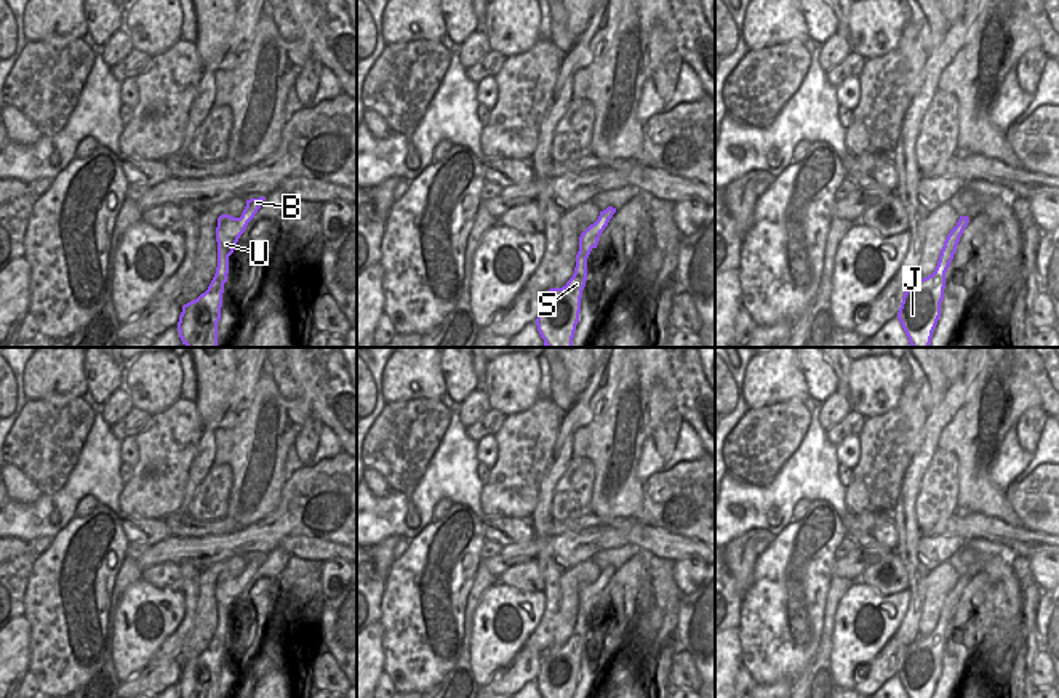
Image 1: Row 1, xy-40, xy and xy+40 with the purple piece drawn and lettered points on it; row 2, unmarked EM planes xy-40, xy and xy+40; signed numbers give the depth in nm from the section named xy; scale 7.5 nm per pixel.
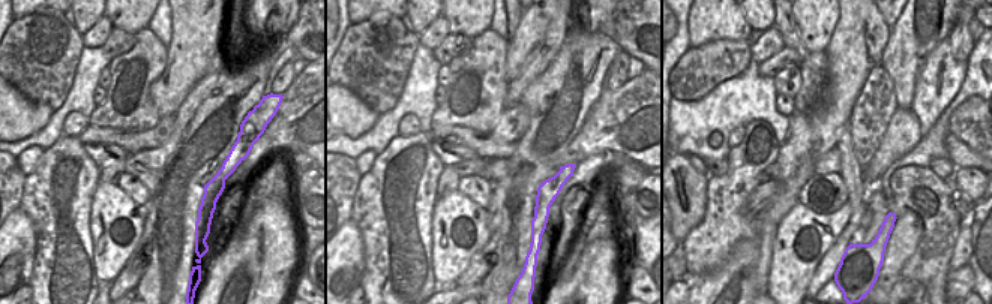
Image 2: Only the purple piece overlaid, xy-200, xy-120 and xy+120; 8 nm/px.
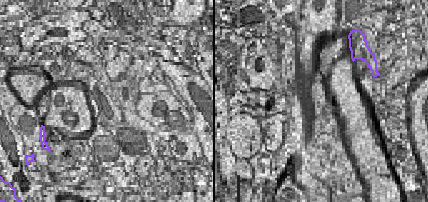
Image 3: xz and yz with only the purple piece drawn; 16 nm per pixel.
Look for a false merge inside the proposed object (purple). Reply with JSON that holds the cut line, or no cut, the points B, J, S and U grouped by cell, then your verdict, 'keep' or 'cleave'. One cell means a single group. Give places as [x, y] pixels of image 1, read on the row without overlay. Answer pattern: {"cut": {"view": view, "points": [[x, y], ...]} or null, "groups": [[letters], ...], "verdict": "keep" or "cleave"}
{"cut": null, "groups": [["B", "J", "S", "U"]], "verdict": "keep"}

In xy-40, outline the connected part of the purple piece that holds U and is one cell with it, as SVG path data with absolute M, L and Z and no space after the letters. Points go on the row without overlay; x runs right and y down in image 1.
M266 556L246 559L240 576L221 573L218 576L218 626L205 652L182 664L178 680L181 698L218 698L218 680L221 677L224 642L229 632L229 615L234 612L240 594L254 576Z

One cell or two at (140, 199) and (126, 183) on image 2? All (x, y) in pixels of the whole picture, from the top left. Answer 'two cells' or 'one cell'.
one cell

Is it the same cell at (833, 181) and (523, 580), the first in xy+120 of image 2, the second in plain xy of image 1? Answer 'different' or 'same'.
same

